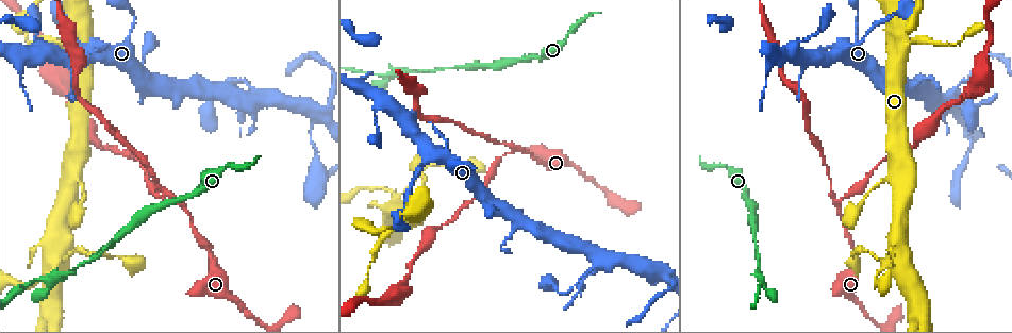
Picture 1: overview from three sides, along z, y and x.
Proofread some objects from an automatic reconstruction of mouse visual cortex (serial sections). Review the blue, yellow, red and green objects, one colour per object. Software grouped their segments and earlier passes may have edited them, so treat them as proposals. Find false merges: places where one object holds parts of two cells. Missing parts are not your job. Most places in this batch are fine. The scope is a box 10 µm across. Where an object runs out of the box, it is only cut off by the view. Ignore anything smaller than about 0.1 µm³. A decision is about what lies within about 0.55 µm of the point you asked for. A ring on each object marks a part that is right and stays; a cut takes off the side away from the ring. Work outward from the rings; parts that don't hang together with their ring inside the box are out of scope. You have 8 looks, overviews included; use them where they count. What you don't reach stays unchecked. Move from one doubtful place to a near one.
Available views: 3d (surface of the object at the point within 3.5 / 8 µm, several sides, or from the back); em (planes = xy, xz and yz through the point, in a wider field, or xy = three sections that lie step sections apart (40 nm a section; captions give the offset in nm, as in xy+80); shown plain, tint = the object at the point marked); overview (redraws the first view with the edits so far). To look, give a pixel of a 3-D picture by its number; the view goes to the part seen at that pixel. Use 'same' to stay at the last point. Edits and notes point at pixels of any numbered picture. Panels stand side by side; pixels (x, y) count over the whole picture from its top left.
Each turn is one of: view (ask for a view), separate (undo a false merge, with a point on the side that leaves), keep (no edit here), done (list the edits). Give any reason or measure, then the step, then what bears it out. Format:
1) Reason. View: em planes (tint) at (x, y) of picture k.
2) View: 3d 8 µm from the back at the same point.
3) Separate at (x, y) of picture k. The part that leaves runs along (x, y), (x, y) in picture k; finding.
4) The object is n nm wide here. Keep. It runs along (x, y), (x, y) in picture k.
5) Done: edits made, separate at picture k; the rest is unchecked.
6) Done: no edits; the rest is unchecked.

Arms part here. View: 3d 3.5 µm at (838, 202) of picture 1.

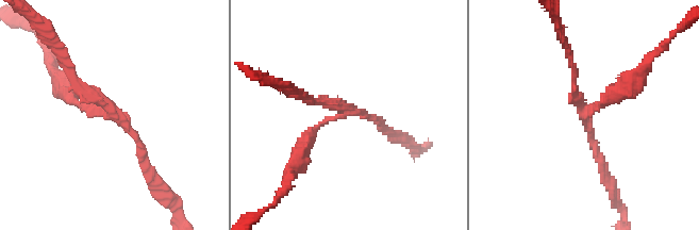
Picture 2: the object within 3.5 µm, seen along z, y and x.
3 arms meet here; the arms are 100, 150, 150 nm wide. View: em xy step 2 (tint) at (113, 111) of picture 2.

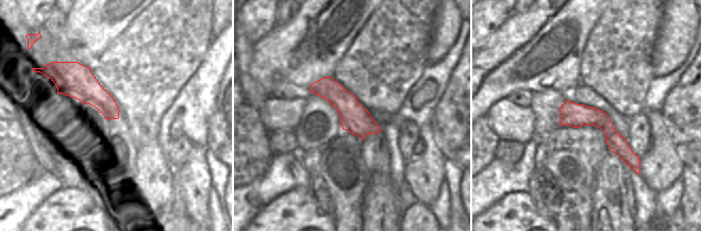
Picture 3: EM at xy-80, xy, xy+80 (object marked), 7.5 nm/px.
The object is 220 nm wide here. Separate at (69, 97) of picture 2. A border runs along (613, 126), (605, 134) in picture 3; a second cell is stuck on.

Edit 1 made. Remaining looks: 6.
View: 3d 8 µm from the back at (56, 261) of picture 1.

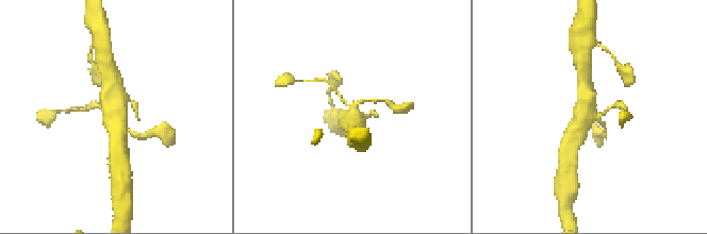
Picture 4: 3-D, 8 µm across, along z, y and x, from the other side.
Need the tissue. View: em xy step 1 (tint) at the same point.

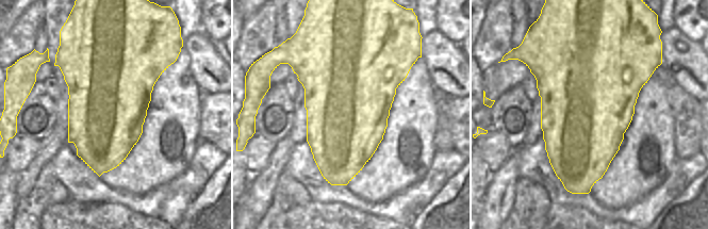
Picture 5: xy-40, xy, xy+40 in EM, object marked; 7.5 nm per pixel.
Keep. It runs along (584, 80), (587, 112), (572, 138) in picture 4; all the same cell.

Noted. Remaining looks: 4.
View: 3d 3.5 µm at (393, 74) of picture 1.

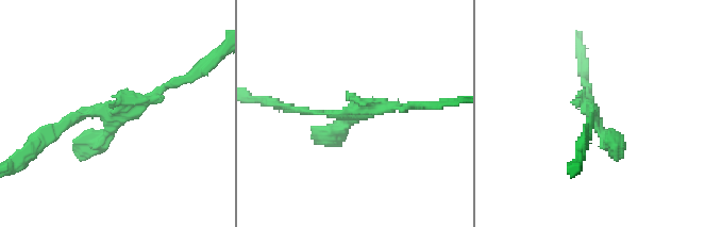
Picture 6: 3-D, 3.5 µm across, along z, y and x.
Shape alone is not enough. View: em xy step 5 (plain) at (117, 111) of picture 6.

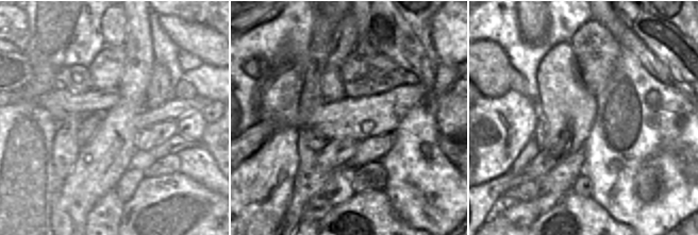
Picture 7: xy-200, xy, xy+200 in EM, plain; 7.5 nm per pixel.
With the object marked. View: em xy step 5 (tint) at the same point.

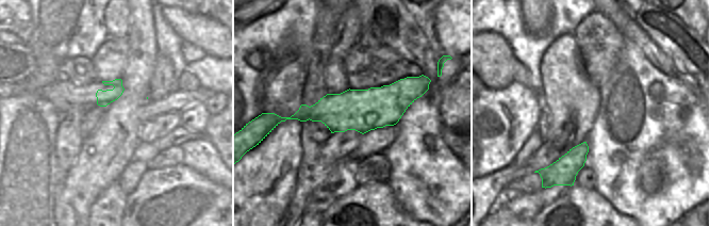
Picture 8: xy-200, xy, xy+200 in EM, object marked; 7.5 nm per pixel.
Keep. It runs along (418, 86), (382, 107), (296, 116) in picture 8; one cell here.

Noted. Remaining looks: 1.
Done: edits made, separate at picture 2; the rest is unchecked.

